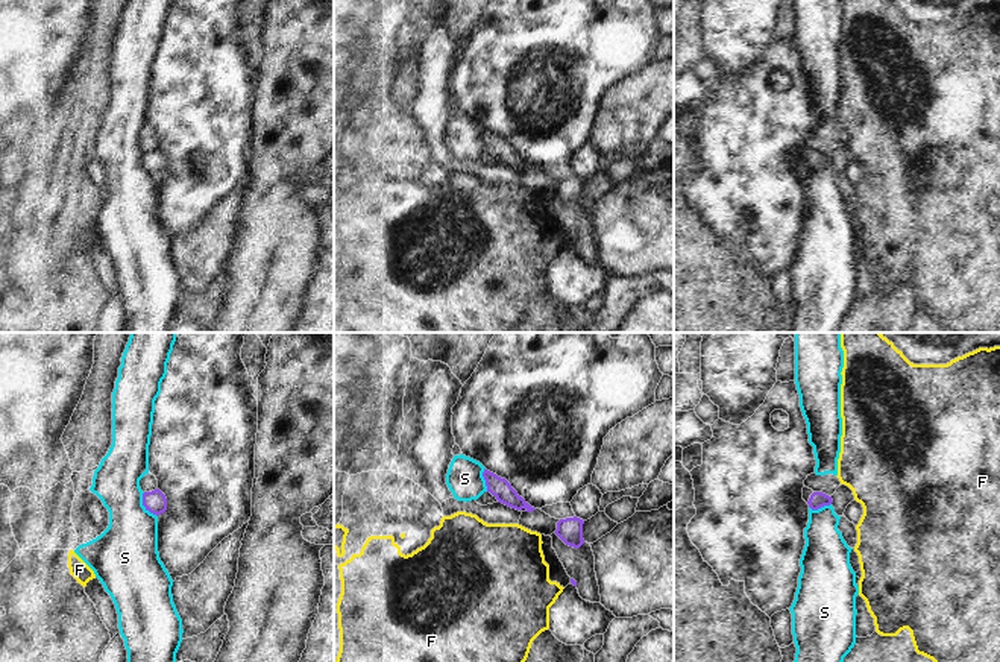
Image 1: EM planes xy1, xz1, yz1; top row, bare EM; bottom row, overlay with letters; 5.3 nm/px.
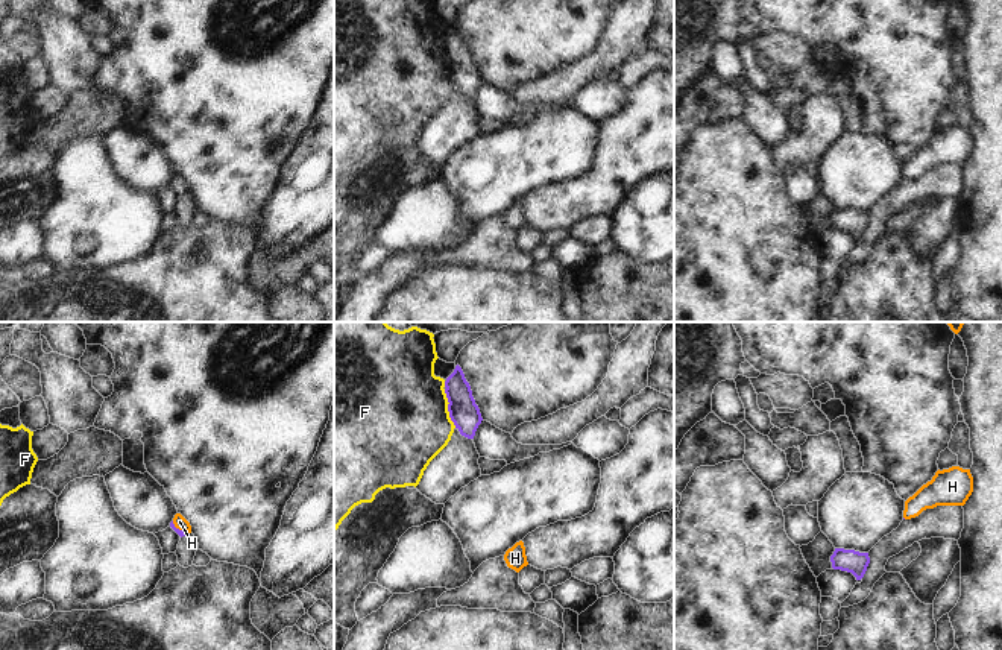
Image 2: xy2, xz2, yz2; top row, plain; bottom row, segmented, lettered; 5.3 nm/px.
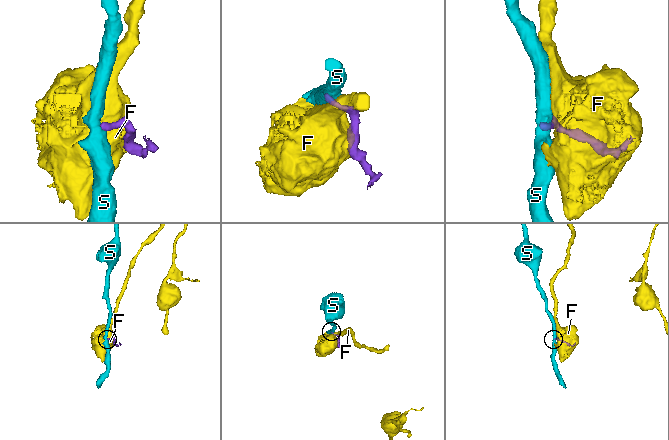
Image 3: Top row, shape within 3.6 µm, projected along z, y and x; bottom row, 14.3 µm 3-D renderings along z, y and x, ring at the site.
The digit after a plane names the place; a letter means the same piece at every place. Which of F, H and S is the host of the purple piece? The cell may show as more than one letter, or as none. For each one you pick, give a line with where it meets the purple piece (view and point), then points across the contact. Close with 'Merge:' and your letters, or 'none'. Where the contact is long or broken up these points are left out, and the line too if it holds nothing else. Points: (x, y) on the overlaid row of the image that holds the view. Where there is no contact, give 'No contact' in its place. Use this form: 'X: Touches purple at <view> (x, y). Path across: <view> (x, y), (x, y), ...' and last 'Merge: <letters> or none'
H: Touches purple at xy2 (178, 529). Path across: xy2 (181, 533), (178, 529), (179, 521)
Merge: H.

